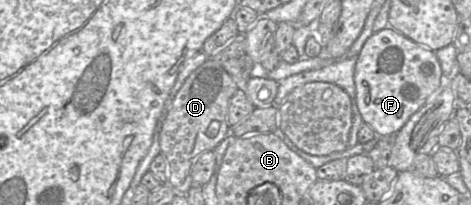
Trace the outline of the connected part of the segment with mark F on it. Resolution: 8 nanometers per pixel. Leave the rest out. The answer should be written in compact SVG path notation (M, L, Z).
M387 27L371 35L357 56L354 72L356 104L365 124L379 137L394 136L444 84L434 51Z

